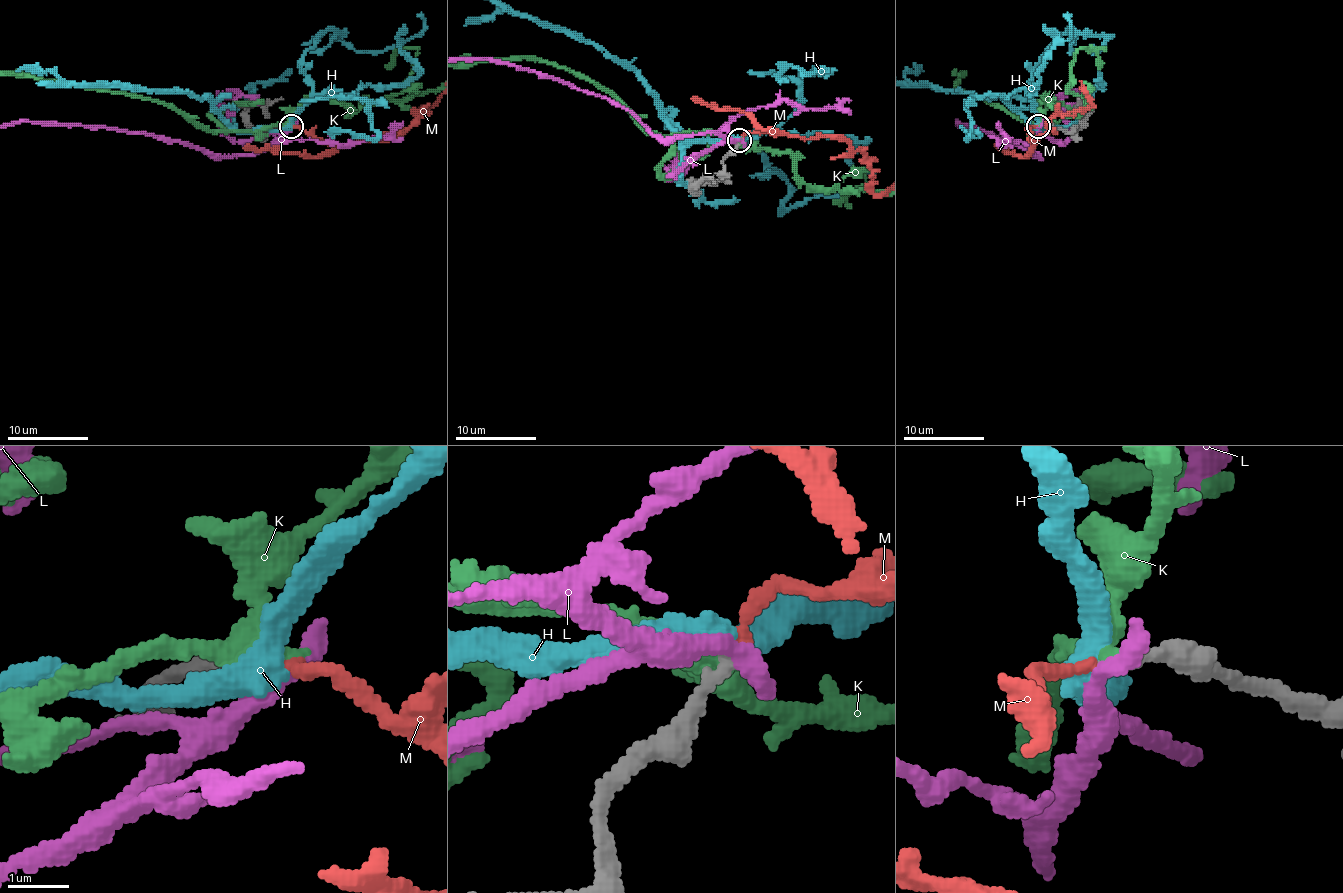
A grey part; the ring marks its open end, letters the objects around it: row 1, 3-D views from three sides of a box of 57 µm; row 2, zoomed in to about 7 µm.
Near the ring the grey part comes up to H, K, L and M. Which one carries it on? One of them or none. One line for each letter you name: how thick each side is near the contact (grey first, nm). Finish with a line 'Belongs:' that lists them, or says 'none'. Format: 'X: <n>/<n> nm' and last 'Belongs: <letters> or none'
M: 200/190 nm
Belongs: M

